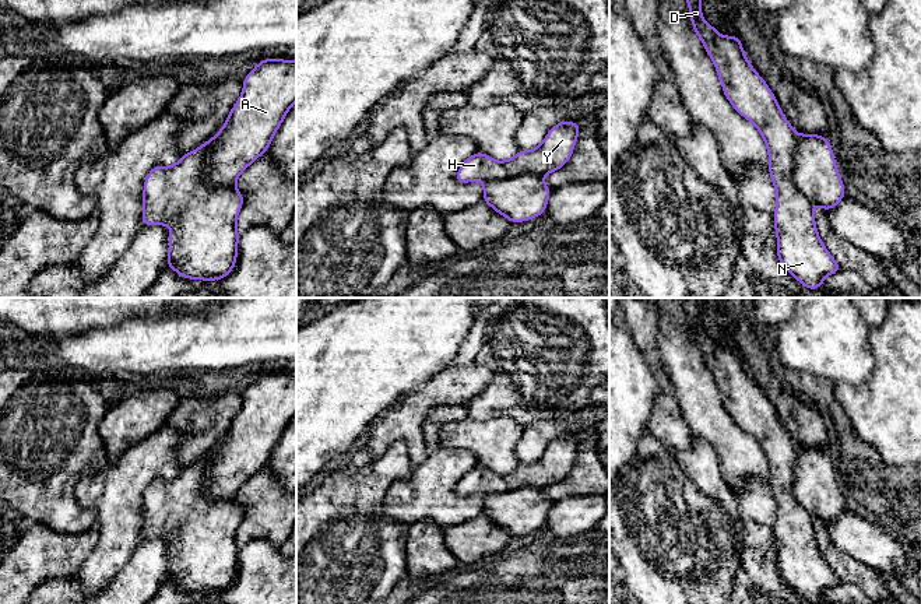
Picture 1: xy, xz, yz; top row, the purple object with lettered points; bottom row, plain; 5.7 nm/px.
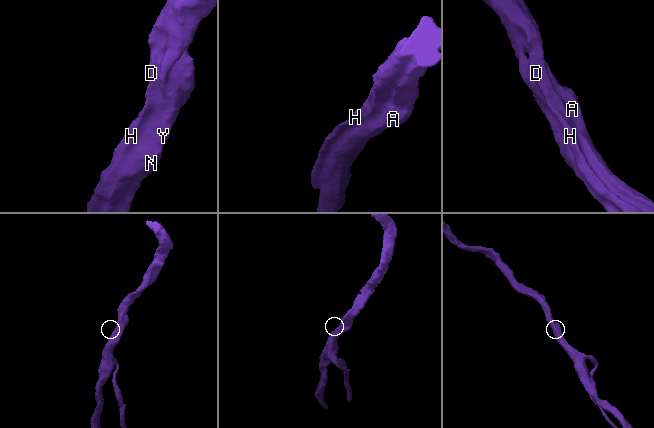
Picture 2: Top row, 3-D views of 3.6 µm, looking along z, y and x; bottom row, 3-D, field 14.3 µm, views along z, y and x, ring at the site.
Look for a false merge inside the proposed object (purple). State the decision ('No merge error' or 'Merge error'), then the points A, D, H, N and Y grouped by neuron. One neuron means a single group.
No merge error. Groups: A D H N Y

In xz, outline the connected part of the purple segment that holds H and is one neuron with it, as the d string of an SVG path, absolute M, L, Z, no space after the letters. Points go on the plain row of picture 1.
M563 433L548 445L537 461L520 463L513 471L502 475L477 464L458 481L456 494L458 496L481 494L482 515L512 537L539 530L545 526L552 506L542 489L567 477L580 439L580 436Z

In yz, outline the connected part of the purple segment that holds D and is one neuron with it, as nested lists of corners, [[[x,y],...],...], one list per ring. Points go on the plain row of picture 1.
[[[681,298],[681,302],[689,319],[692,340],[716,379],[724,408],[741,429],[755,438],[766,456],[769,485],[777,505],[774,524],[777,570],[781,579],[802,600],[815,604],[822,600],[827,589],[843,583],[823,559],[816,544],[812,522],[815,516],[827,526],[846,510],[844,498],[836,482],[836,473],[829,452],[819,447],[795,446],[771,403],[750,379],[738,348],[723,350],[713,338],[704,336],[700,317],[704,298]]]

